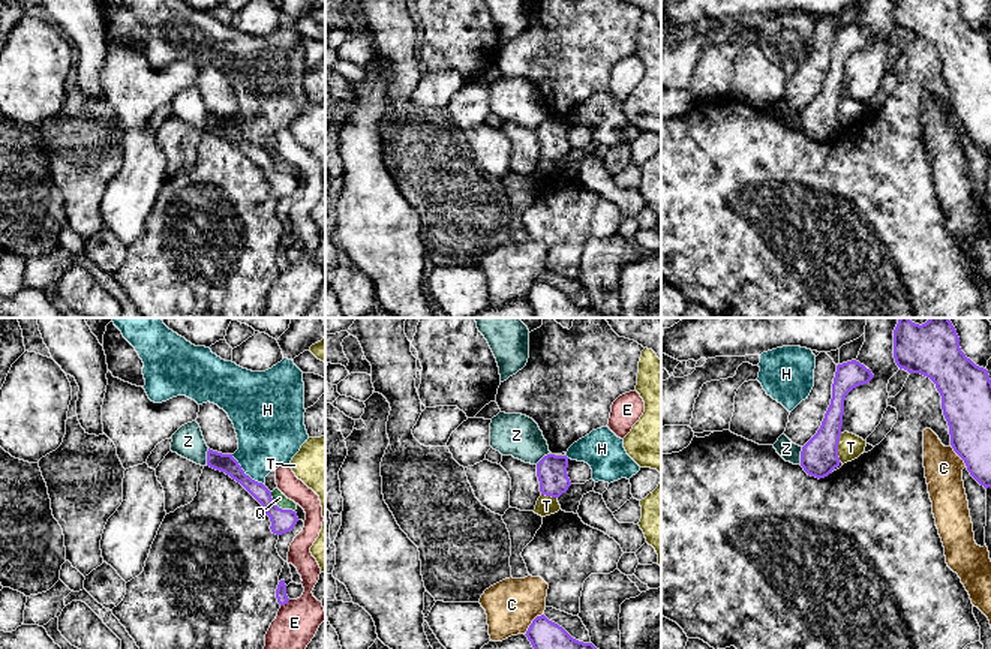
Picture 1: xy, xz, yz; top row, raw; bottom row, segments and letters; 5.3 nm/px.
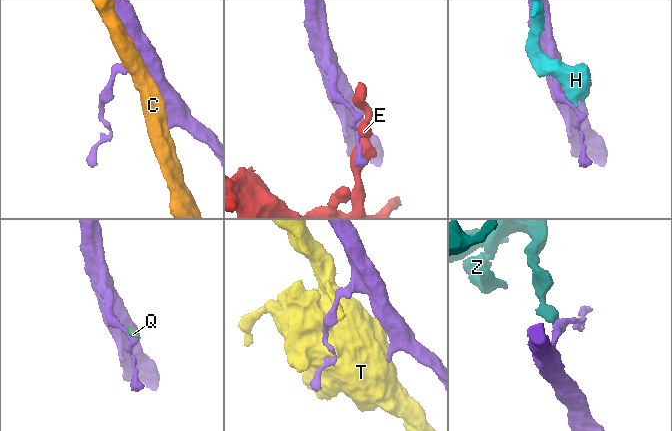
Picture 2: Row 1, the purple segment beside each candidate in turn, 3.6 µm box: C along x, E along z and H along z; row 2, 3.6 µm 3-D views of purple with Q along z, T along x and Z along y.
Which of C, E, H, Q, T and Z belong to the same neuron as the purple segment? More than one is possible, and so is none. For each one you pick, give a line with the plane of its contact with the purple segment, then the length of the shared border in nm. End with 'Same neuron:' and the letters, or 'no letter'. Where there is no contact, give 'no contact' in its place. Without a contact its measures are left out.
Same neuron: no letter

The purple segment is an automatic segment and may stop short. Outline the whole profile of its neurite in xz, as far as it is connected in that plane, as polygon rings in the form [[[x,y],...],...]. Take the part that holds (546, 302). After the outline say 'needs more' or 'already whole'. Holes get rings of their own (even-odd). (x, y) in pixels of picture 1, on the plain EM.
[[[544,279],[537,280],[526,298],[534,318],[604,318],[592,307],[573,303],[562,291],[549,285]]]; already whole

